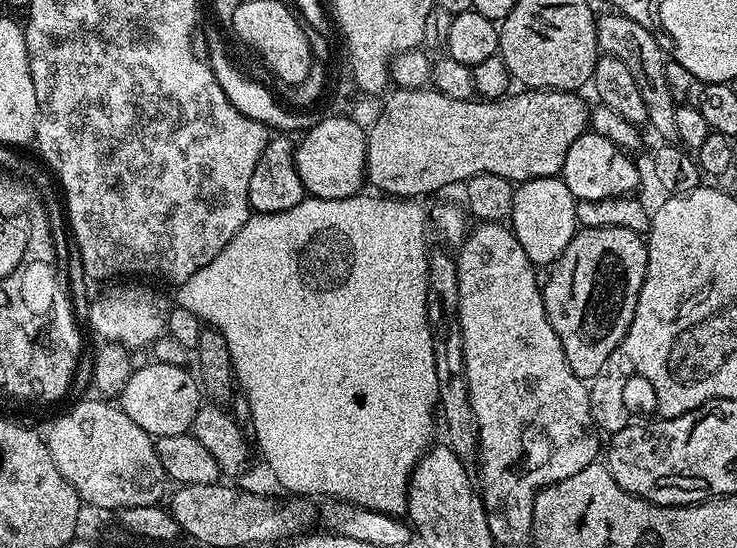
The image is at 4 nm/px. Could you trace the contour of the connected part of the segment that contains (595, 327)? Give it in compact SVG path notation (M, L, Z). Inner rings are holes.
M580 228L576 236L566 246L559 260L556 261L548 276L548 284L543 285L544 309L554 334L562 342L566 362L578 379L591 381L598 373L603 372L610 354L622 342L642 290L642 282L648 265L648 246L645 237L638 232L625 228Z

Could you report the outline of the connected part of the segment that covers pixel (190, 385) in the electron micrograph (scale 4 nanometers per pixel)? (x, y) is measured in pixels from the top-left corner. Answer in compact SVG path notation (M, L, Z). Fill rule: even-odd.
M148 362L145 368L137 367L126 382L124 392L118 397L119 407L123 408L124 413L153 438L187 433L200 409L202 388L197 377L193 373L192 377L186 369L184 366L155 362Z

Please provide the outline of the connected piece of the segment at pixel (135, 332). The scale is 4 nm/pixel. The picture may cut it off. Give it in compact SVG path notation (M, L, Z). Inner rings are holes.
M120 282L105 287L108 289L88 308L88 320L101 341L120 341L129 350L137 350L147 349L159 336L165 335L170 300L151 286L156 287L148 282Z

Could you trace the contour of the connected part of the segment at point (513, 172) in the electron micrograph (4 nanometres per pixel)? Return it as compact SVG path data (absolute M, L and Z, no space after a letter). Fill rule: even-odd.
M427 86L418 89L395 89L395 93L385 103L383 102L380 109L380 116L374 122L372 128L367 129L368 138L368 163L366 165L366 180L369 185L373 184L375 191L380 194L387 194L392 198L424 198L431 192L440 192L443 188L448 188L451 184L467 182L474 176L480 175L481 172L501 176L513 182L521 180L533 180L534 178L546 178L547 176L560 176L564 170L566 162L566 150L574 146L577 138L583 134L590 124L590 104L580 97L576 92L555 92L549 88L534 88L531 90L513 91L507 96L502 96L498 100L484 100L473 98L470 100L455 100L442 92L437 92L435 87Z

